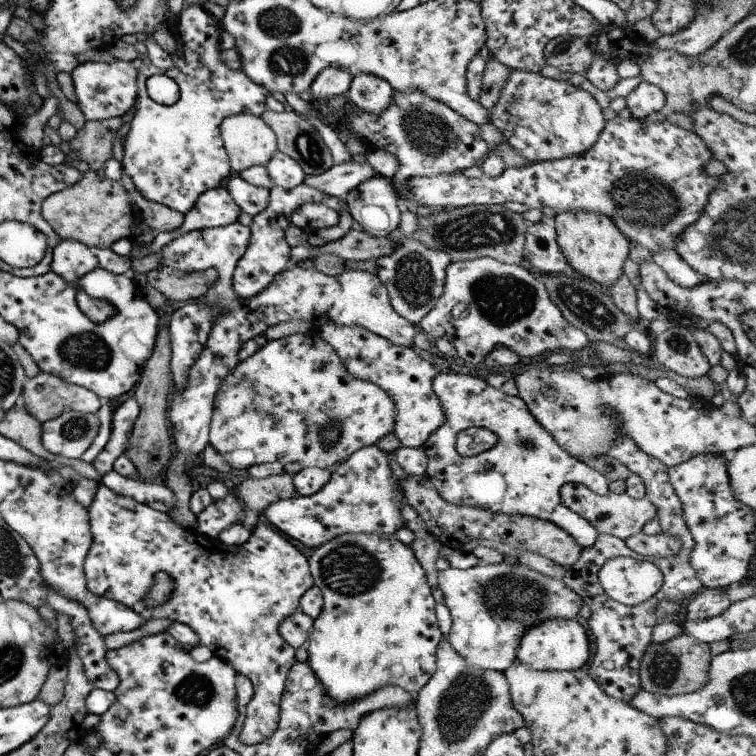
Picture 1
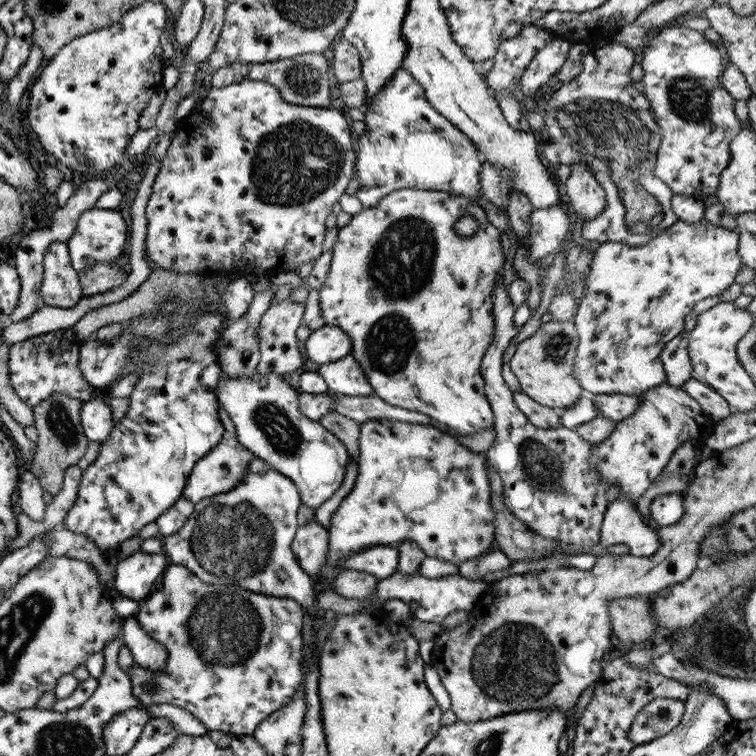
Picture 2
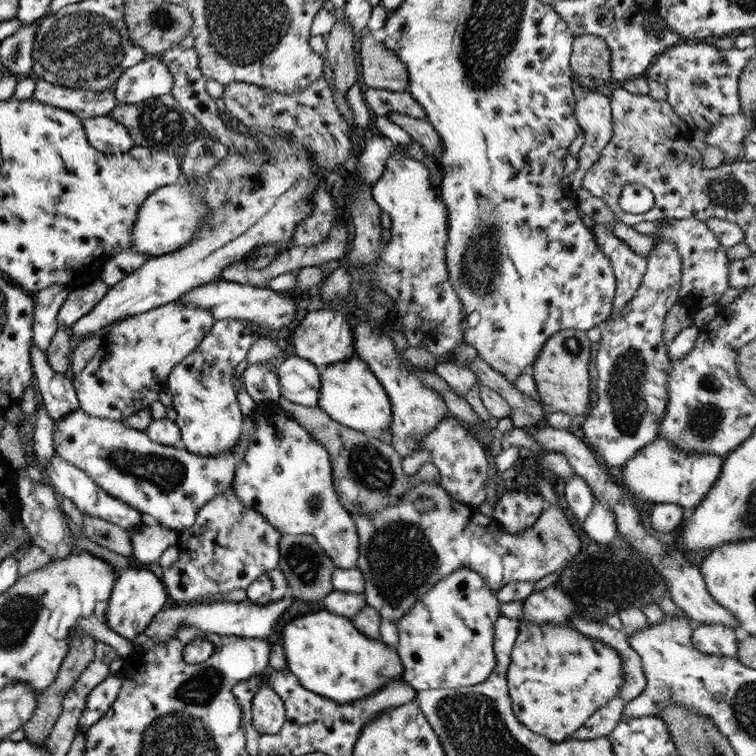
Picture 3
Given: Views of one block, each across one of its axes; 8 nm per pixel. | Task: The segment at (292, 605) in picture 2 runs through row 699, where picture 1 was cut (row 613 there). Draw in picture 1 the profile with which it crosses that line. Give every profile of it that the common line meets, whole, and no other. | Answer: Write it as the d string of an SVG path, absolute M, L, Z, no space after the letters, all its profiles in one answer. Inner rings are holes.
M102 483L97 484L87 515L93 542L83 559L86 590L95 596L124 604L143 618L167 619L191 628L197 636L197 645L211 648L215 657L224 660L236 674L243 674L252 684L254 699L247 703L239 742L249 746L267 740L277 728L286 674L295 661L294 648L279 636L277 626L285 616L298 610L301 596L311 588L308 560L285 537L265 524L256 524L243 544L225 546L217 538L201 536L194 528L183 530L164 512L135 502L129 496L115 494ZM159 571L173 580L173 590L161 606L147 608L141 598Z

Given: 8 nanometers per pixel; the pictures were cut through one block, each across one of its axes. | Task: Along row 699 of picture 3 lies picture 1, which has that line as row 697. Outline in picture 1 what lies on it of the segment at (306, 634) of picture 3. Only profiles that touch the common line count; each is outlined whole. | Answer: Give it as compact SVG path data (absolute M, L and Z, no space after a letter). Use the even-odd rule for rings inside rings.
M347 533L335 536L331 540L327 540L313 549L313 553L307 558L308 569L310 570L312 584L320 591L322 596L321 612L317 618L313 620L313 624L309 629L305 648L307 652L306 662L311 668L311 672L317 676L319 684L323 686L323 692L335 702L335 704L349 704L353 700L359 700L361 696L367 696L371 692L375 692L377 688L383 688L387 684L397 685L414 695L418 690L429 680L431 674L435 670L435 652L439 640L443 636L438 629L437 620L435 618L435 600L431 596L430 587L425 580L425 573L417 560L413 556L413 552L409 546L405 546L399 542L394 536L382 536L378 534L363 534L363 533Z

